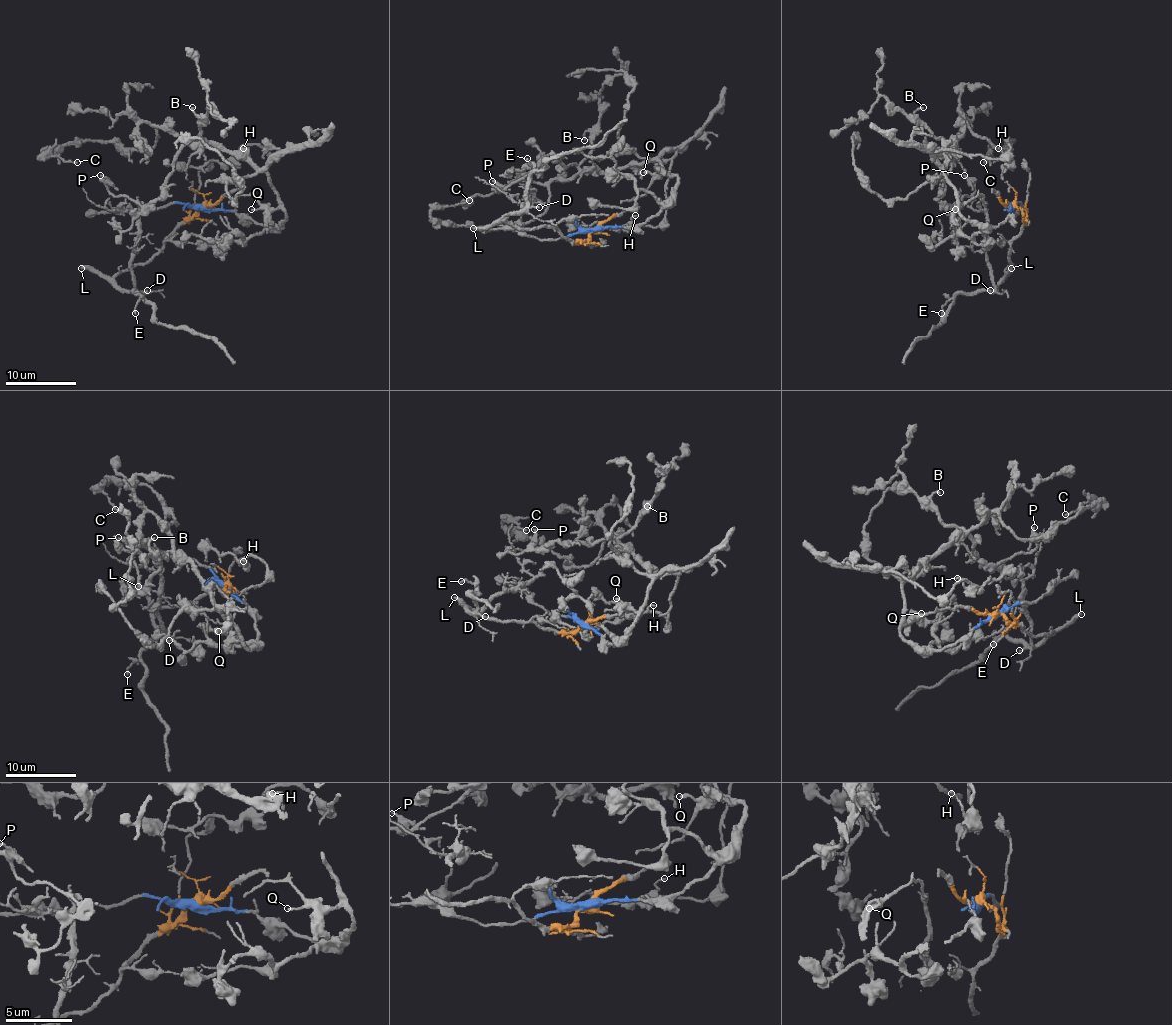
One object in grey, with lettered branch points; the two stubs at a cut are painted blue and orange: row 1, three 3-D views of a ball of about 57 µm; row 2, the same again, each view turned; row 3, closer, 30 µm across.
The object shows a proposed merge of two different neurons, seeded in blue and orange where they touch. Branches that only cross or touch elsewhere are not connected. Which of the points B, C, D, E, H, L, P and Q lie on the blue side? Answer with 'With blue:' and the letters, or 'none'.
With blue: B, C, H, P, Q

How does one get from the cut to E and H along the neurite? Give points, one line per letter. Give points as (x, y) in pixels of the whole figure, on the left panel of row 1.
E: (202, 208), (145, 262), (123, 269), (114, 278), (123, 289), (135, 290), (142, 297), (135, 306), (135, 313)
H: (202, 208), (261, 224), (284, 218), (267, 173), (283, 152), (274, 159), (246, 145), (237, 159), (244, 148)

